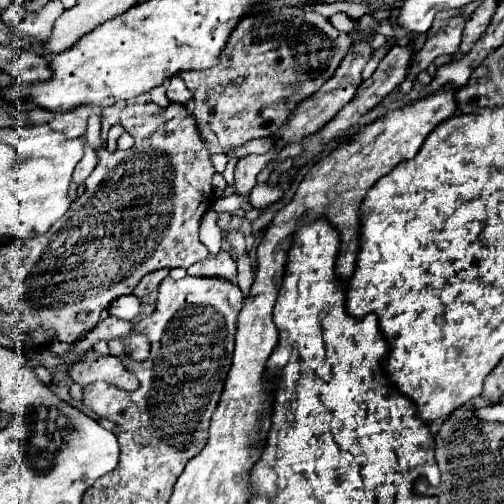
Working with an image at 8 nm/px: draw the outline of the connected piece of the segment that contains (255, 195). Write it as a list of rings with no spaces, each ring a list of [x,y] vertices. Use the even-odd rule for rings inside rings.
[[[269,182],[257,184],[257,186],[253,188],[253,192],[249,194],[249,202],[251,202],[251,206],[257,208],[257,210],[265,210],[265,208],[269,208],[271,204],[275,204],[275,202],[281,200],[281,198],[283,198],[283,190],[279,188],[279,184],[271,188]]]

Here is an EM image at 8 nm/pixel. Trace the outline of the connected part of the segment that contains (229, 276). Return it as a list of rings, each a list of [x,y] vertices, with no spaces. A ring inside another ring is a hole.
[[[221,250],[215,258],[207,258],[203,262],[197,262],[187,268],[189,276],[199,276],[199,278],[223,278],[229,282],[235,282],[237,278],[237,264],[233,256],[225,250]]]

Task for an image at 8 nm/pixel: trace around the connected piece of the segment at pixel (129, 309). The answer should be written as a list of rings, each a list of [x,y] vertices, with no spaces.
[[[133,294],[129,296],[121,296],[115,298],[109,306],[109,314],[123,318],[123,320],[137,320],[139,318],[139,310],[141,310],[141,300]]]

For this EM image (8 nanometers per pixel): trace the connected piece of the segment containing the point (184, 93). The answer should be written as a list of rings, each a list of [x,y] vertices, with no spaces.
[[[181,76],[171,78],[171,82],[167,84],[167,96],[171,98],[171,102],[179,102],[179,104],[187,104],[193,98]]]

